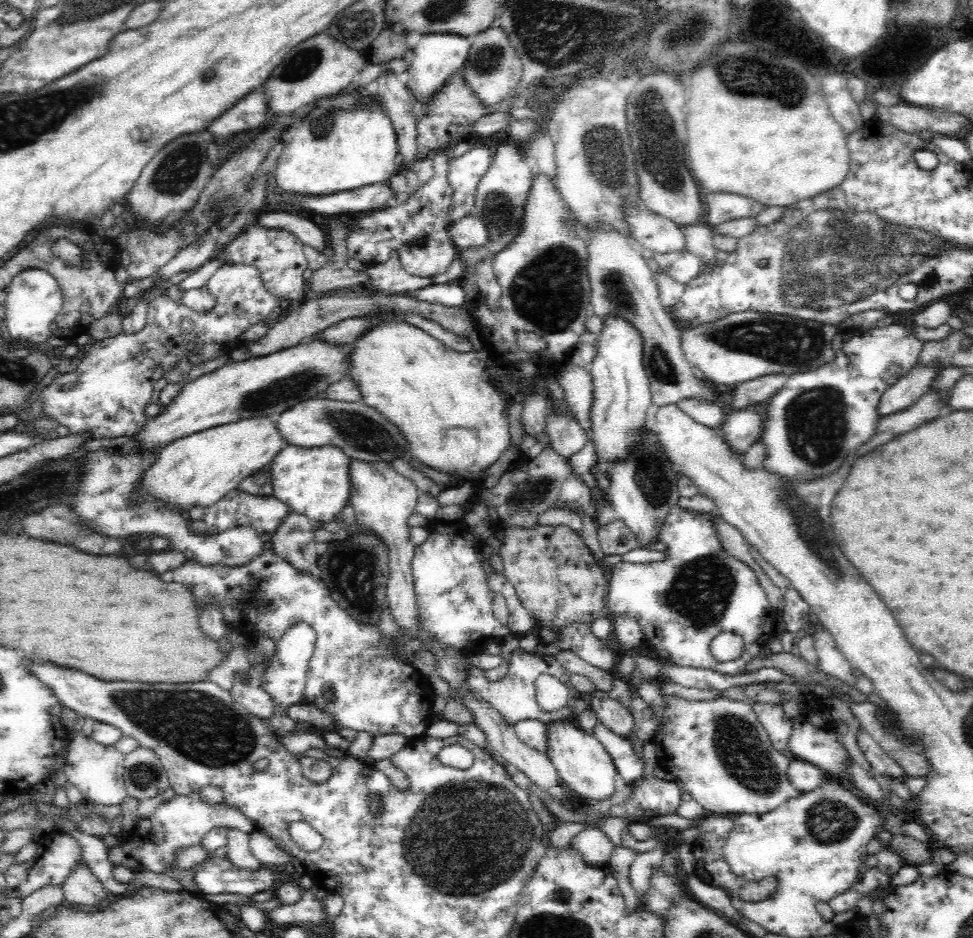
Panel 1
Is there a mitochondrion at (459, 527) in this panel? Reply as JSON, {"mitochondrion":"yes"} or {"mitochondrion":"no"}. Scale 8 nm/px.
{"mitochondrion":"no"}

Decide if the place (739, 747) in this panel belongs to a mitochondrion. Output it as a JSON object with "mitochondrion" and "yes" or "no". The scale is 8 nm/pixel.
{"mitochondrion":"yes"}

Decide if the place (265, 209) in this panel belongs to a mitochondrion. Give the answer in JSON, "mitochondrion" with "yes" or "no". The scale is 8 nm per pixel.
{"mitochondrion":"no"}

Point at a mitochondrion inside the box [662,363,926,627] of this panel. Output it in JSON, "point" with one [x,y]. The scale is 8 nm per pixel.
{"point":[816,422]}

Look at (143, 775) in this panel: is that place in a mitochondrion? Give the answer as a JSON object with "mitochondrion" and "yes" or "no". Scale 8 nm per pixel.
{"mitochondrion":"yes"}

